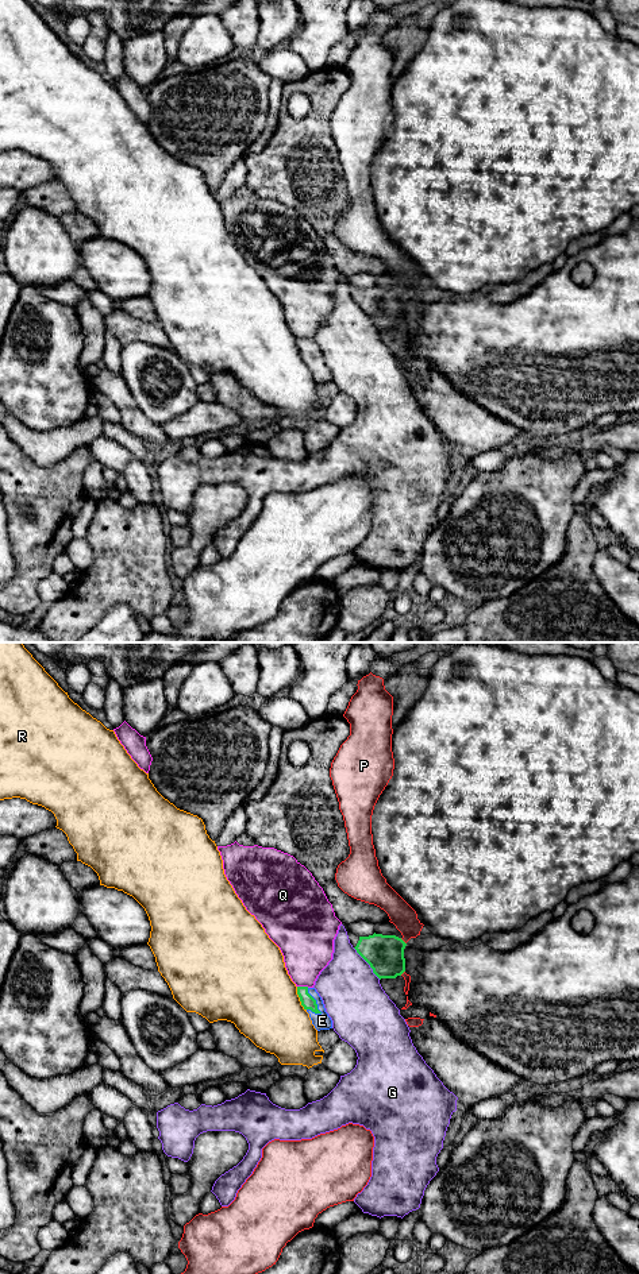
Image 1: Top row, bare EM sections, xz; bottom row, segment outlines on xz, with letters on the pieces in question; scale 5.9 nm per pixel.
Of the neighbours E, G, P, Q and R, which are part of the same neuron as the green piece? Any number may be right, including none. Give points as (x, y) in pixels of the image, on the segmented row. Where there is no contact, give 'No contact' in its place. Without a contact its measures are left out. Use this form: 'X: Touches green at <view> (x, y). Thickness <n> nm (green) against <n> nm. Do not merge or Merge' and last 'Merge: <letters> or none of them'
E: Touches green at xz (315, 1002). Thickness 80 nm (green) against 100 nm. Merge
G: Touches green at xz (368, 962). Thickness 220 nm (green) against 360 nm. Do not merge
P: Touches green at xz (403, 941). Thickness 220 nm (green) against 150 nm. Do not merge
Q: Touches green at xz (303, 987). Thickness 80 nm (green) against 320 nm. Do not merge
R: Touches green at xz (300, 999). Thickness 80 nm (green) against 440 nm. Do not merge
Merge: E

